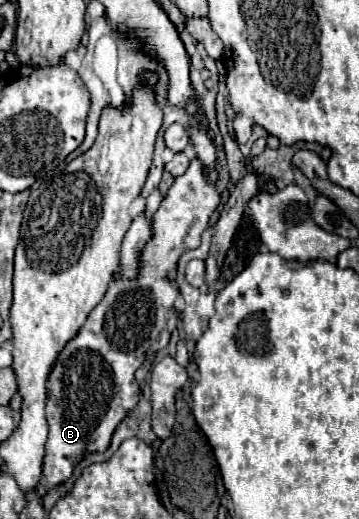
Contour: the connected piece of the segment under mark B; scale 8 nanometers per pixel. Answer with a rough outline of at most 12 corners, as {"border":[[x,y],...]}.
{"border":[[193,159],[51,371],[41,483],[105,451],[169,343],[167,281],[221,201]]}

